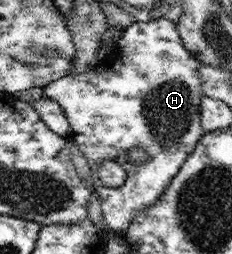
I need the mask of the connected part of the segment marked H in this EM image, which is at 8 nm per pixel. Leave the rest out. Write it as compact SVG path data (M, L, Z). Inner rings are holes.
M164 17L148 22L135 20L122 30L119 41L111 45L103 62L93 69L67 75L43 88L42 97L60 105L70 125L69 137L89 160L91 181L100 195L103 221L107 228L115 232L125 231L129 222L141 210L157 202L162 197L163 190L170 184L171 178L178 174L179 168L204 135L200 124L200 99L204 96L198 76L200 65L183 45L176 23ZM135 146L143 146L147 152L147 161L127 161L126 153ZM106 159L115 161L126 171L127 177L122 186L101 185L99 165Z

